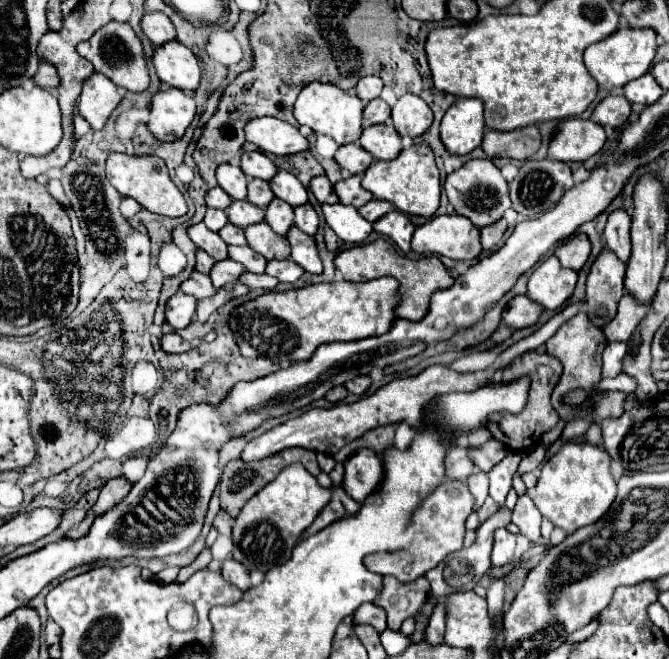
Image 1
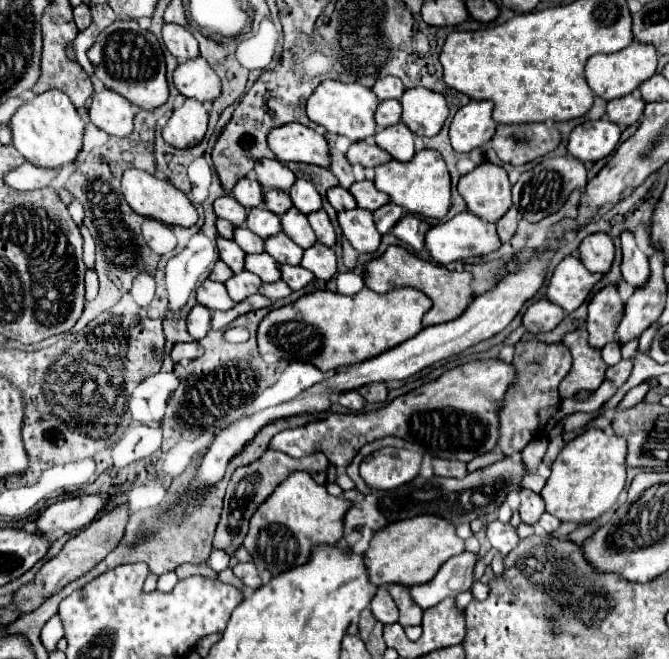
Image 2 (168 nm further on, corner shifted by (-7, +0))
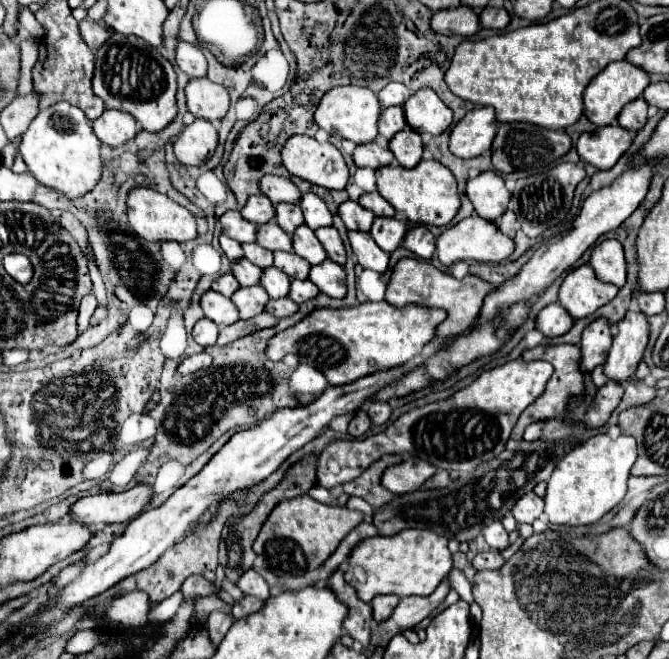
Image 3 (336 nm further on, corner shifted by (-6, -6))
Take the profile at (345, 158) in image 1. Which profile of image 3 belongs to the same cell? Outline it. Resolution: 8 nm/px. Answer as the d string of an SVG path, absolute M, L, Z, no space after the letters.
M369 142L369 144L361 144L355 148L353 160L359 168L369 166L369 168L377 170L381 166L389 166L395 158L389 148L381 148L381 146L377 146L377 142Z

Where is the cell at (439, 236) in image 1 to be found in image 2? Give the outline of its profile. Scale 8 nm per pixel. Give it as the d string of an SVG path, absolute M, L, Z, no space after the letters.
M460 212L452 220L448 220L444 224L436 224L426 232L426 248L438 264L448 264L448 262L456 262L456 260L464 260L464 258L472 258L472 256L484 256L484 254L494 252L500 248L500 238L496 234L494 224L480 220L478 216L474 216L470 212Z

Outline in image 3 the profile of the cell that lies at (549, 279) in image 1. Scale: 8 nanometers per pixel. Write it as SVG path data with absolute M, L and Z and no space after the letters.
M585 264L569 272L559 290L559 304L575 318L591 316L597 308L609 304L617 296L619 288L601 282L595 270Z

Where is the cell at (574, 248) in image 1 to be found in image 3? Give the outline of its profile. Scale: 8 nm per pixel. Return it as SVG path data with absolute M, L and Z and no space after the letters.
M605 240L593 248L591 262L597 278L603 282L611 282L615 286L623 286L627 278L627 264L623 256L623 246L617 240Z

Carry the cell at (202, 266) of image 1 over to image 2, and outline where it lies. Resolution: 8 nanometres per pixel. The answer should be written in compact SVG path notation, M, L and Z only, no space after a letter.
M218 260L218 262L214 264L214 270L212 270L210 278L216 280L216 282L226 282L228 276L232 276L232 270L230 270L222 260Z

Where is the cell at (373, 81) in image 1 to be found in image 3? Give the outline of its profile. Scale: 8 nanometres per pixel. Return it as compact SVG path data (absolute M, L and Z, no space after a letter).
M391 82L387 84L379 94L379 102L383 108L389 108L389 106L403 106L407 102L407 98L411 96L411 90L399 82Z

